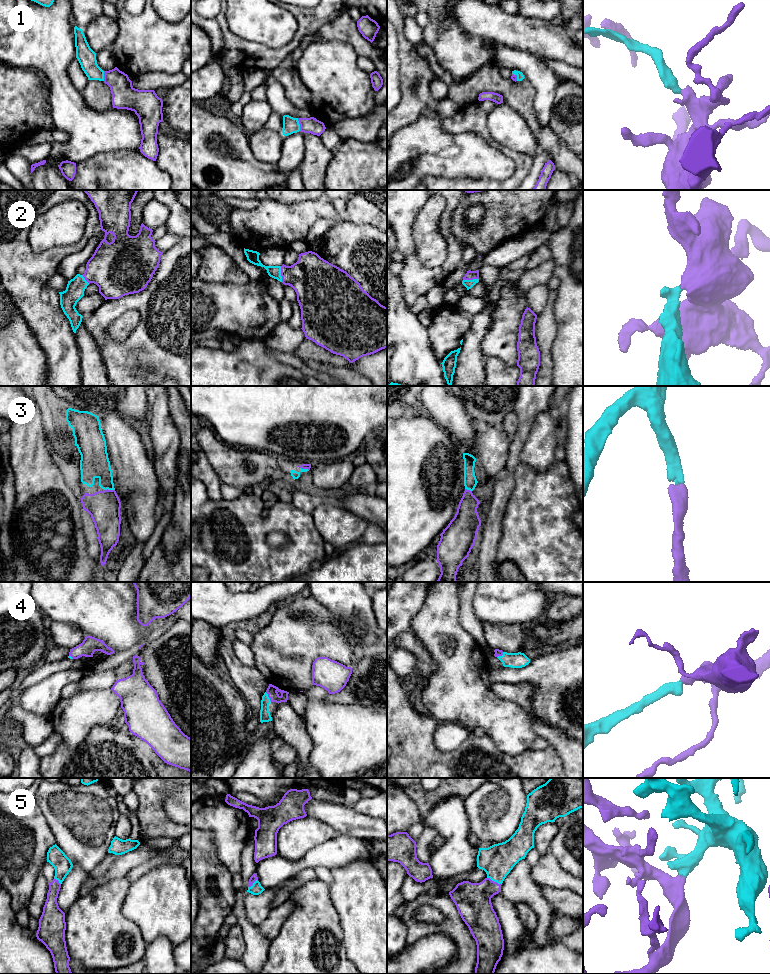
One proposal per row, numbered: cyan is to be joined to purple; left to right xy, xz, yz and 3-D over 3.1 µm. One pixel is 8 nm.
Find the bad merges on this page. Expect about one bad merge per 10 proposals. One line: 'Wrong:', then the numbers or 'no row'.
Wrong: no row

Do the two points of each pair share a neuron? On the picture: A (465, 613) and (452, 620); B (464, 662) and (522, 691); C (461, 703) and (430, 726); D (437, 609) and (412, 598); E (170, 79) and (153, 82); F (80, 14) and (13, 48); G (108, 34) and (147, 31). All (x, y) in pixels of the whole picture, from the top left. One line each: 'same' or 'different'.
A: different
B: different
C: different
D: different
E: same
F: different
G: different

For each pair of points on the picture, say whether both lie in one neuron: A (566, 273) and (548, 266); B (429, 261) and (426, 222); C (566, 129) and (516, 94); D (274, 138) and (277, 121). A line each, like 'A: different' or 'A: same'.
A: different
B: same
C: different
D: different

